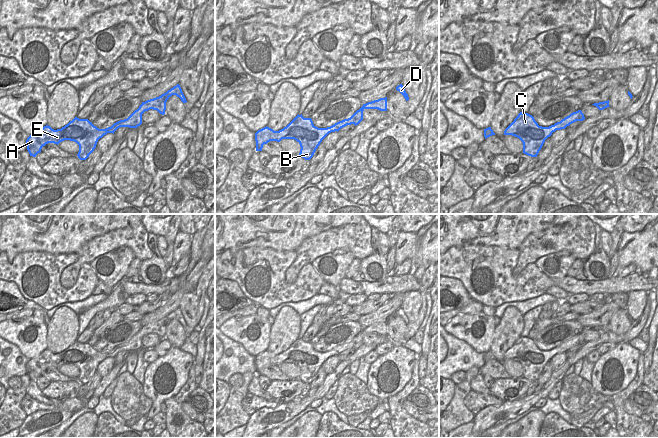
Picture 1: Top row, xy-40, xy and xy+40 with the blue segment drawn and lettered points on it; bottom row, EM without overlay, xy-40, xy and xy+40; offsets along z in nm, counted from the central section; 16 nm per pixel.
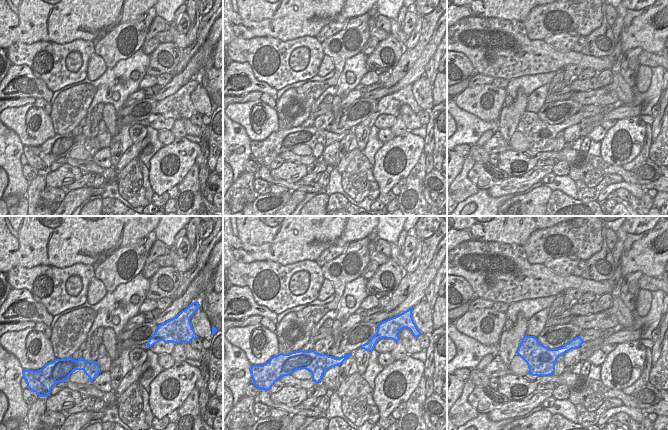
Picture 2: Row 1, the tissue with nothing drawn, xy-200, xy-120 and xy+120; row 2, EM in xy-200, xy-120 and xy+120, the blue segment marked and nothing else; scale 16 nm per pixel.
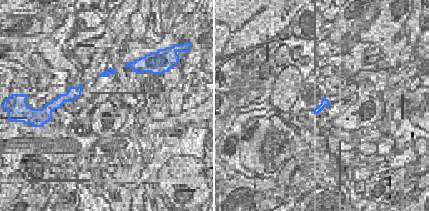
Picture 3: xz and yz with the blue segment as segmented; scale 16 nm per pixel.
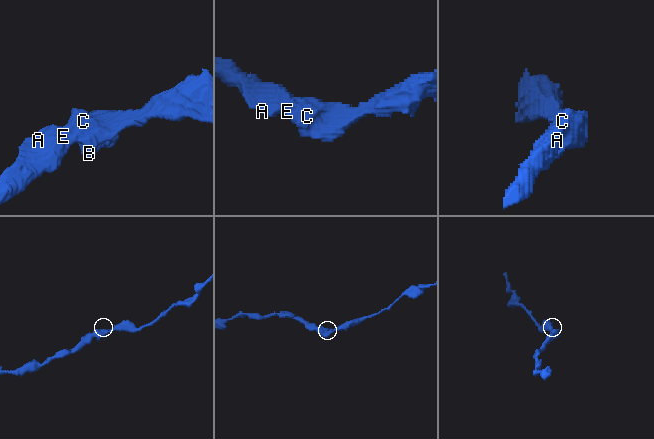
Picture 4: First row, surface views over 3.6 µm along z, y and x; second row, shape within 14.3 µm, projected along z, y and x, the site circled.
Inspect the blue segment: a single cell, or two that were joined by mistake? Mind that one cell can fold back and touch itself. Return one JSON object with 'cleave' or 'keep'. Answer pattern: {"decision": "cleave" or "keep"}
{"decision": "keep"}

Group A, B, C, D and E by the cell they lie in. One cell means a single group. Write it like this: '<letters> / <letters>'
A B C D E

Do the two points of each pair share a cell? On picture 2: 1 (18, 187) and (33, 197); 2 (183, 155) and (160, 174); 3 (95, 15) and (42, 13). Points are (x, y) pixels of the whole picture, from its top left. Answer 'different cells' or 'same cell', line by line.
1: different cells
2: same cell
3: same cell

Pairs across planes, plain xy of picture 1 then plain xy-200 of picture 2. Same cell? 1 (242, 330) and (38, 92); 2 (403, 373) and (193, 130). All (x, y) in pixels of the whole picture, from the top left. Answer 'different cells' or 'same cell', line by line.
1: different cells
2: different cells

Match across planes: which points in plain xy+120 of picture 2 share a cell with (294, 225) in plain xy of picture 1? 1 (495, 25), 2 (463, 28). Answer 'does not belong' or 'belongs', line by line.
1: does not belong
2: does not belong

